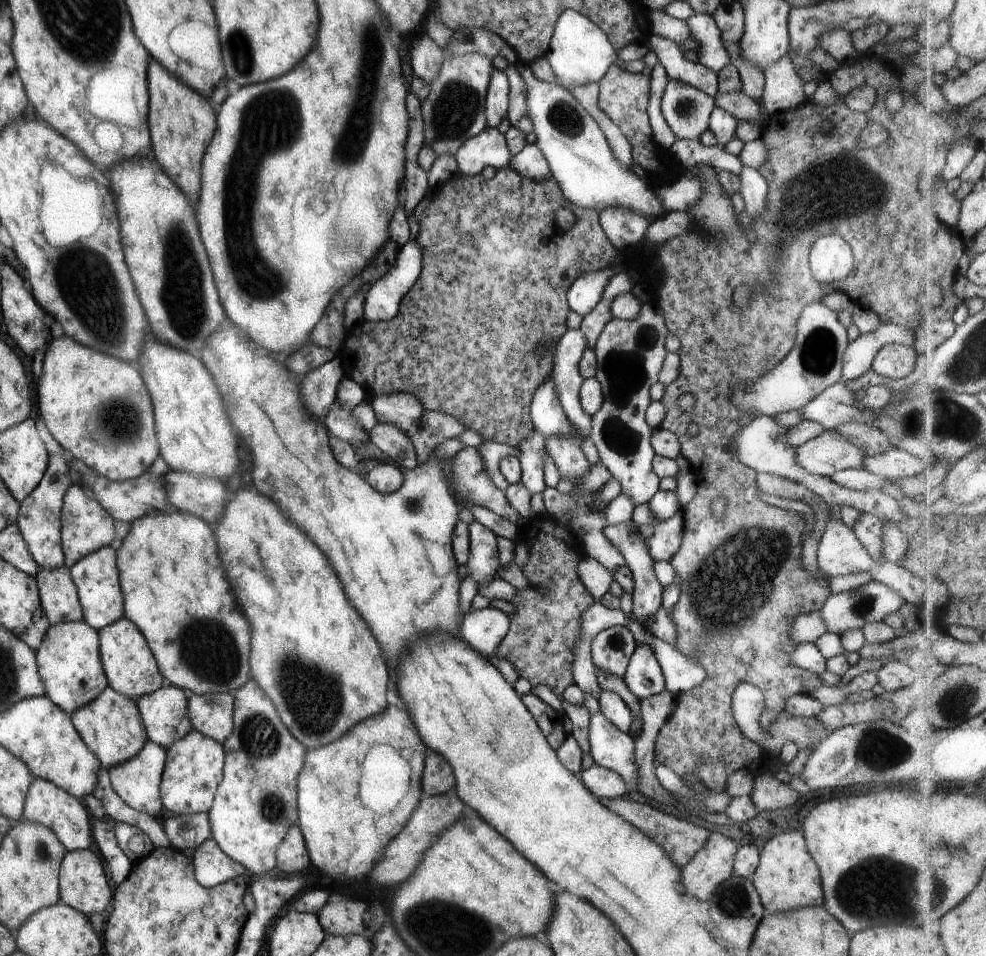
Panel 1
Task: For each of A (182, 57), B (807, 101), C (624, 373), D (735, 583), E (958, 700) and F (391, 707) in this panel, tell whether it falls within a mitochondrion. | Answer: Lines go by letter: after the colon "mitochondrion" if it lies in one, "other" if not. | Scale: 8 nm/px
A: other
B: other
C: mitochondrion
D: mitochondrion
E: mitochondrion
F: other

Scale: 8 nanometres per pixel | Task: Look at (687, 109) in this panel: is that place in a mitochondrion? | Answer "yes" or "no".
yes

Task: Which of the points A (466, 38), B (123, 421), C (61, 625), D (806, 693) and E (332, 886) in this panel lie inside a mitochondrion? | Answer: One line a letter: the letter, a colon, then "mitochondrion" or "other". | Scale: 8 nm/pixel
A: mitochondrion
B: mitochondrion
C: other
D: other
E: other

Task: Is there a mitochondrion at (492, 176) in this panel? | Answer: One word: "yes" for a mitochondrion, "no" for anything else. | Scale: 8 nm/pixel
no

